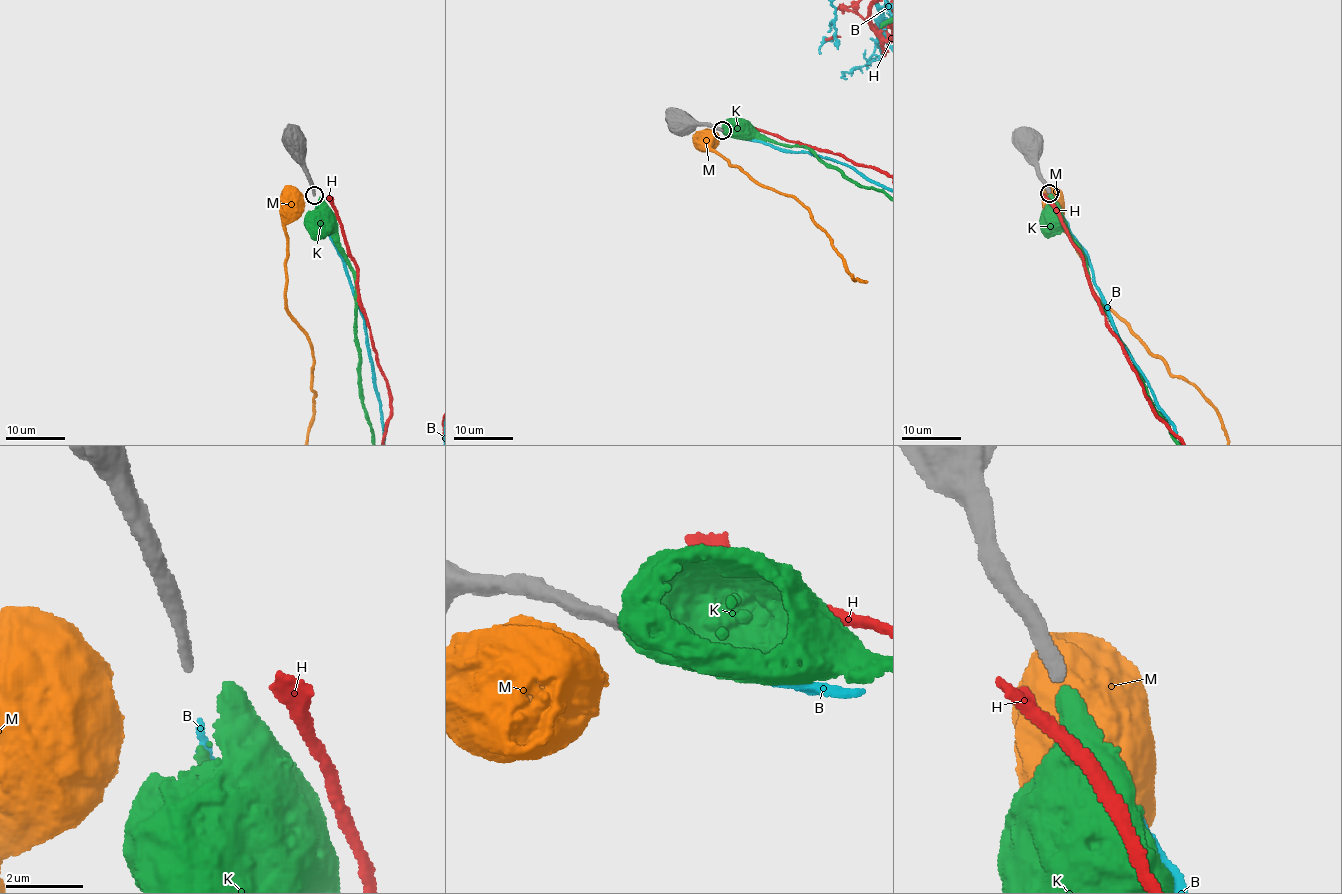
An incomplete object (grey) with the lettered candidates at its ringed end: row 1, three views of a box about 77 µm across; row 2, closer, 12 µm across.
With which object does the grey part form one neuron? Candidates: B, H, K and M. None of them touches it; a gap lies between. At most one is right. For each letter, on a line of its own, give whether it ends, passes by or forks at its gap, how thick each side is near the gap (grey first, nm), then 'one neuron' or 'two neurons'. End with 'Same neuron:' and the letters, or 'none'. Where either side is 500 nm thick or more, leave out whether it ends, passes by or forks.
B: it ends there; 280 nm thick on the grey side, 180 nm on the other; two neurons
H: it ends there; 280 nm thick on the grey side, 440 nm on the other; two neurons
K: it ends there; 280 nm thick on the grey side, 480 nm on the other; two neurons
M: 280 nm thick on the grey side, 850 nm on the other; two neurons
Same neuron: none

